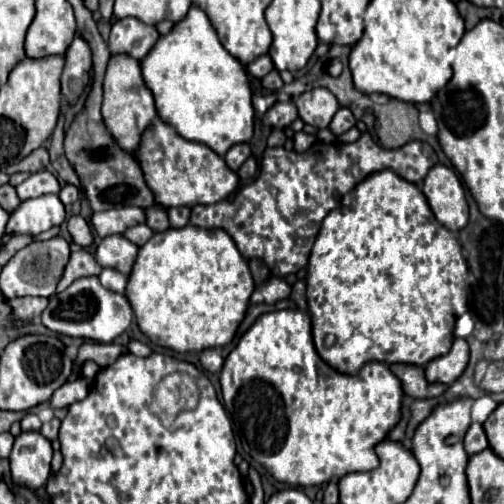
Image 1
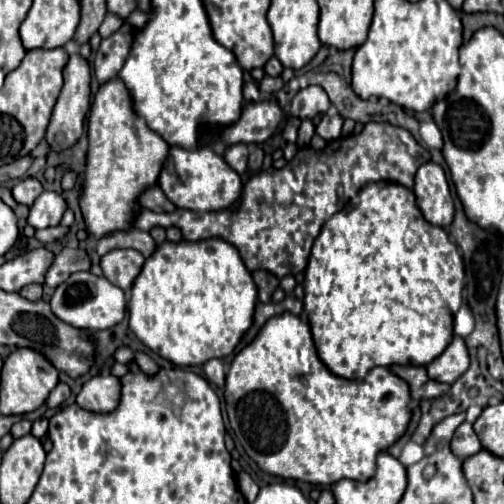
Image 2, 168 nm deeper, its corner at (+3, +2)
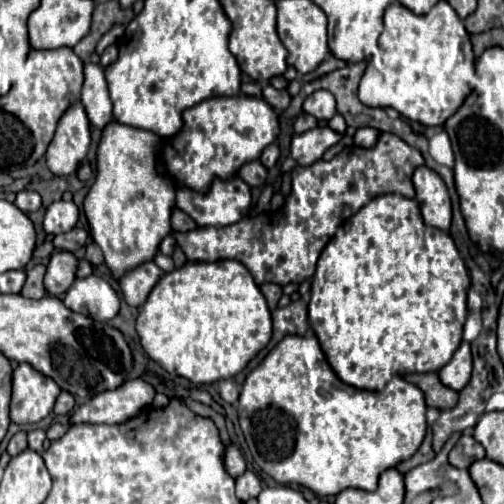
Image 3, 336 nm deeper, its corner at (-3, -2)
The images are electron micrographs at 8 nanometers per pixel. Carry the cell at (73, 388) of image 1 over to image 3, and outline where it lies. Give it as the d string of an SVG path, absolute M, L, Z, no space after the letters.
M62 390L62 392L60 392L60 396L56 398L56 404L54 404L54 414L68 414L68 412L72 412L74 404L76 404L74 396L72 396L70 392Z

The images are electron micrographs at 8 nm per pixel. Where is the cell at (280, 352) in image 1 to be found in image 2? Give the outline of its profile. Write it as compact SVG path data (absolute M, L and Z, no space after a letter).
M284 312L280 316L274 316L270 318L264 328L260 330L260 334L254 338L252 344L248 344L232 362L230 366L230 372L226 376L226 386L224 386L224 400L226 400L226 412L228 412L228 418L230 418L230 426L236 434L236 438L240 440L242 448L246 450L246 454L260 466L260 470L268 472L268 474L274 474L274 476L280 476L280 478L286 478L286 480L302 480L302 482L308 482L308 484L316 484L316 486L330 486L342 478L348 478L348 480L358 480L358 482L366 482L368 478L372 478L374 474L374 464L376 464L376 456L384 450L388 450L408 428L408 422L410 422L410 390L408 390L408 382L404 382L402 378L398 378L396 374L392 374L388 368L374 368L370 370L370 374L364 378L364 380L346 380L346 378L340 378L336 374L332 374L318 358L316 354L316 348L314 348L314 342L312 342L312 334L310 334L310 326L300 320L298 316L290 314L290 312Z

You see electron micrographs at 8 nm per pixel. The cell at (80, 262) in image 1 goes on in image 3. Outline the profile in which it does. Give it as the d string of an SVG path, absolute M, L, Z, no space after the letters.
M54 252L48 264L44 286L52 296L62 296L76 280L80 260L72 252Z

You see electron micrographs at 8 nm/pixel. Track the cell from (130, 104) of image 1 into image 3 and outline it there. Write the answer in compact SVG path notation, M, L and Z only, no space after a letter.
M116 120L108 122L96 150L96 178L84 198L84 214L94 242L102 248L114 278L134 266L152 260L158 244L170 234L170 206L174 206L174 182L160 172L162 142L156 134Z

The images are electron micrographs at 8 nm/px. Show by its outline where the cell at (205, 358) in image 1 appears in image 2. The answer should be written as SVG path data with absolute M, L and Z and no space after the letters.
M208 360L204 364L204 372L212 384L216 384L218 388L224 388L224 368L220 360Z

